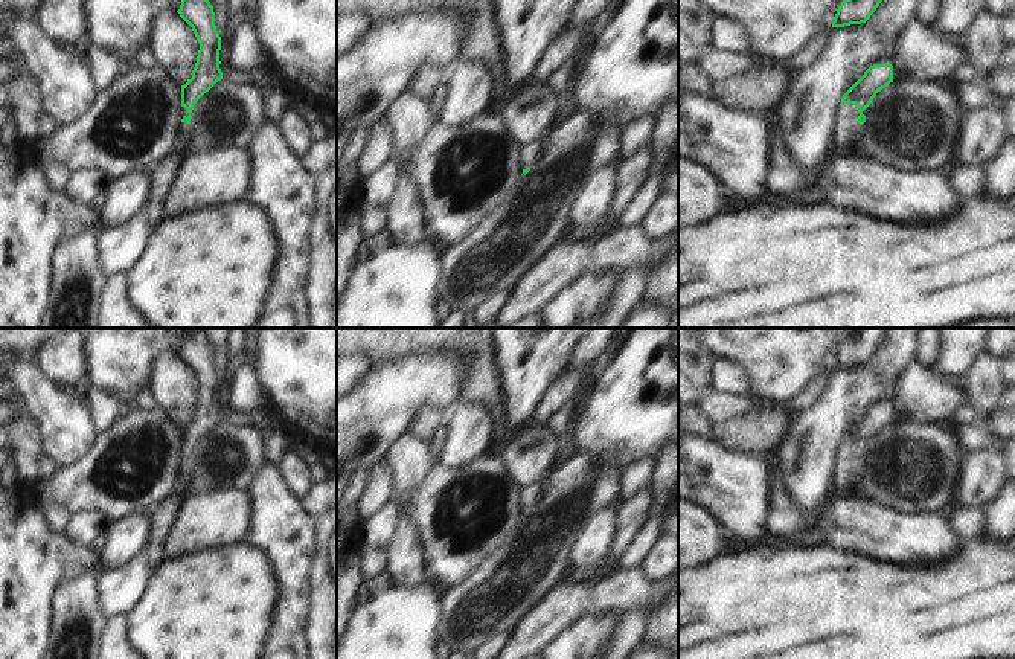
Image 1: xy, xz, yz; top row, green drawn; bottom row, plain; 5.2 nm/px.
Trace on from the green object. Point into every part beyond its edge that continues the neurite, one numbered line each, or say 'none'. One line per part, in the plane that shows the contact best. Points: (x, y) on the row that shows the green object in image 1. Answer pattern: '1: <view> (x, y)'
1: yz (846, 131)

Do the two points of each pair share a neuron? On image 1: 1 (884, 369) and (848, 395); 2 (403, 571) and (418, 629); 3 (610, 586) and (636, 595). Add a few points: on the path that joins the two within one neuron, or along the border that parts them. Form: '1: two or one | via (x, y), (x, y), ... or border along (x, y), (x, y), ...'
1: one | via (875, 379), (857, 389)
2: two | border along (421, 580), (413, 585), (393, 585)
3: one | via (616, 589), (630, 591)

